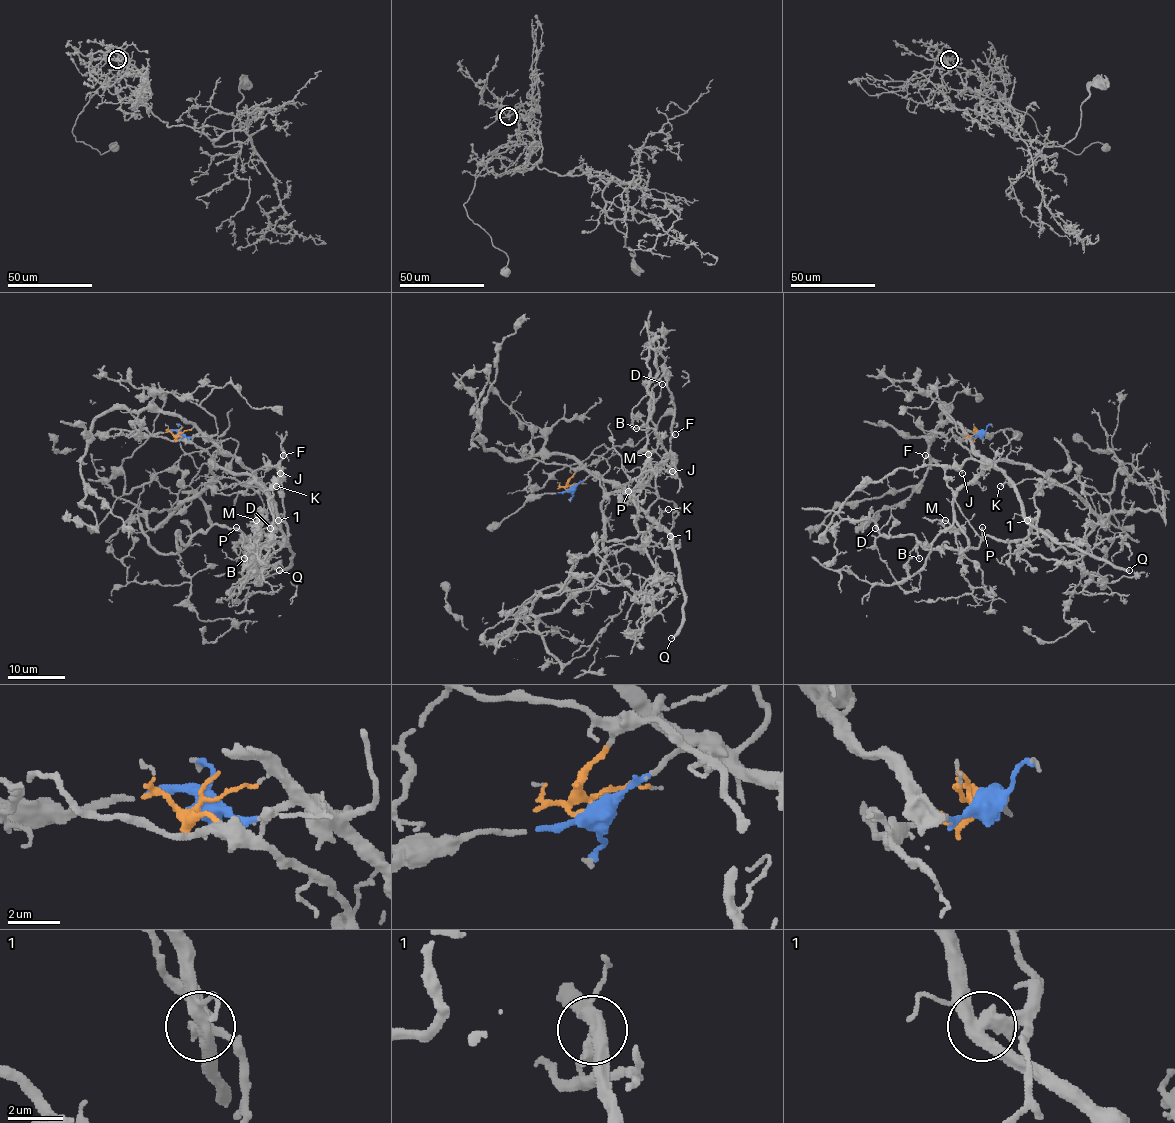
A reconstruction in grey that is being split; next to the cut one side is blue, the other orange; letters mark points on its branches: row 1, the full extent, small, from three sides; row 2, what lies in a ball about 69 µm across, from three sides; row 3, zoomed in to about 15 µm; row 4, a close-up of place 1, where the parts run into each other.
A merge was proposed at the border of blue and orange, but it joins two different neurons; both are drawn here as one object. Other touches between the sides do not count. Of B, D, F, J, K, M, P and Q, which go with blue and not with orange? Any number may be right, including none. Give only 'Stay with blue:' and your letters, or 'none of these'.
Stay with blue: F, J, K, Q

